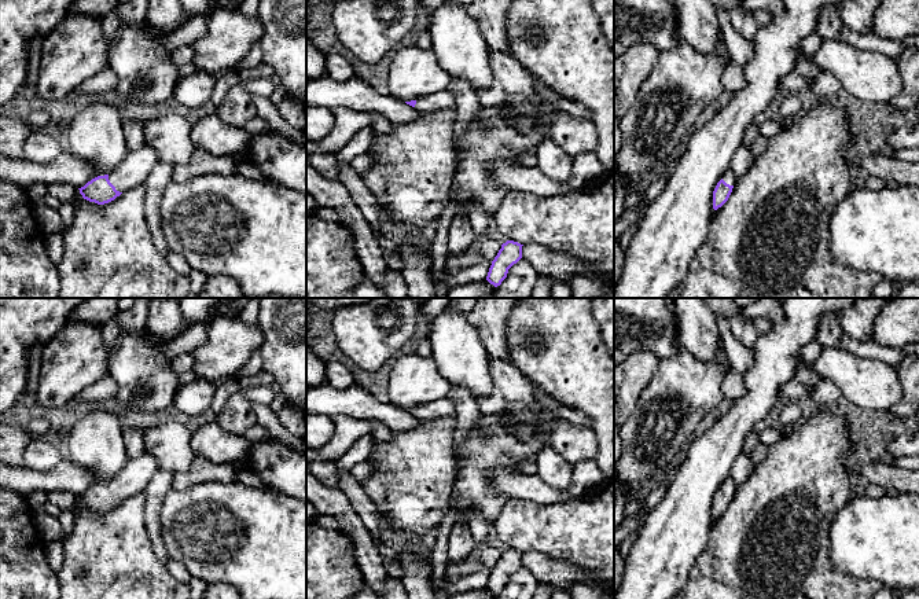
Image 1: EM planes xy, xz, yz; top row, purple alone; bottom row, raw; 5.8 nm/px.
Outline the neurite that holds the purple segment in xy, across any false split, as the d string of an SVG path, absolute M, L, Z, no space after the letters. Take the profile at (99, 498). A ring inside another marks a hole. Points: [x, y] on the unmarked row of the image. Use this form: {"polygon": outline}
{"polygon": "M109 482L98 484L78 497L84 507L98 512L109 511L122 501L110 490Z"}

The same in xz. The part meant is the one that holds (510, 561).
{"polygon": "M507 548L501 552L497 563L492 569L486 588L495 595L507 585L508 577L522 566L522 554L518 550Z"}

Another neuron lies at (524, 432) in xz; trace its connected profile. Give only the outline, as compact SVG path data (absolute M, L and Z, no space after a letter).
M512 425L511 434L522 441L526 441L536 434L536 427L534 425Z

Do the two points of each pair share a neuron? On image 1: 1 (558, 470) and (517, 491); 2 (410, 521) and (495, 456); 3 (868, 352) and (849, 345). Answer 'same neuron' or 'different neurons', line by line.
1: different neurons
2: different neurons
3: same neuron

